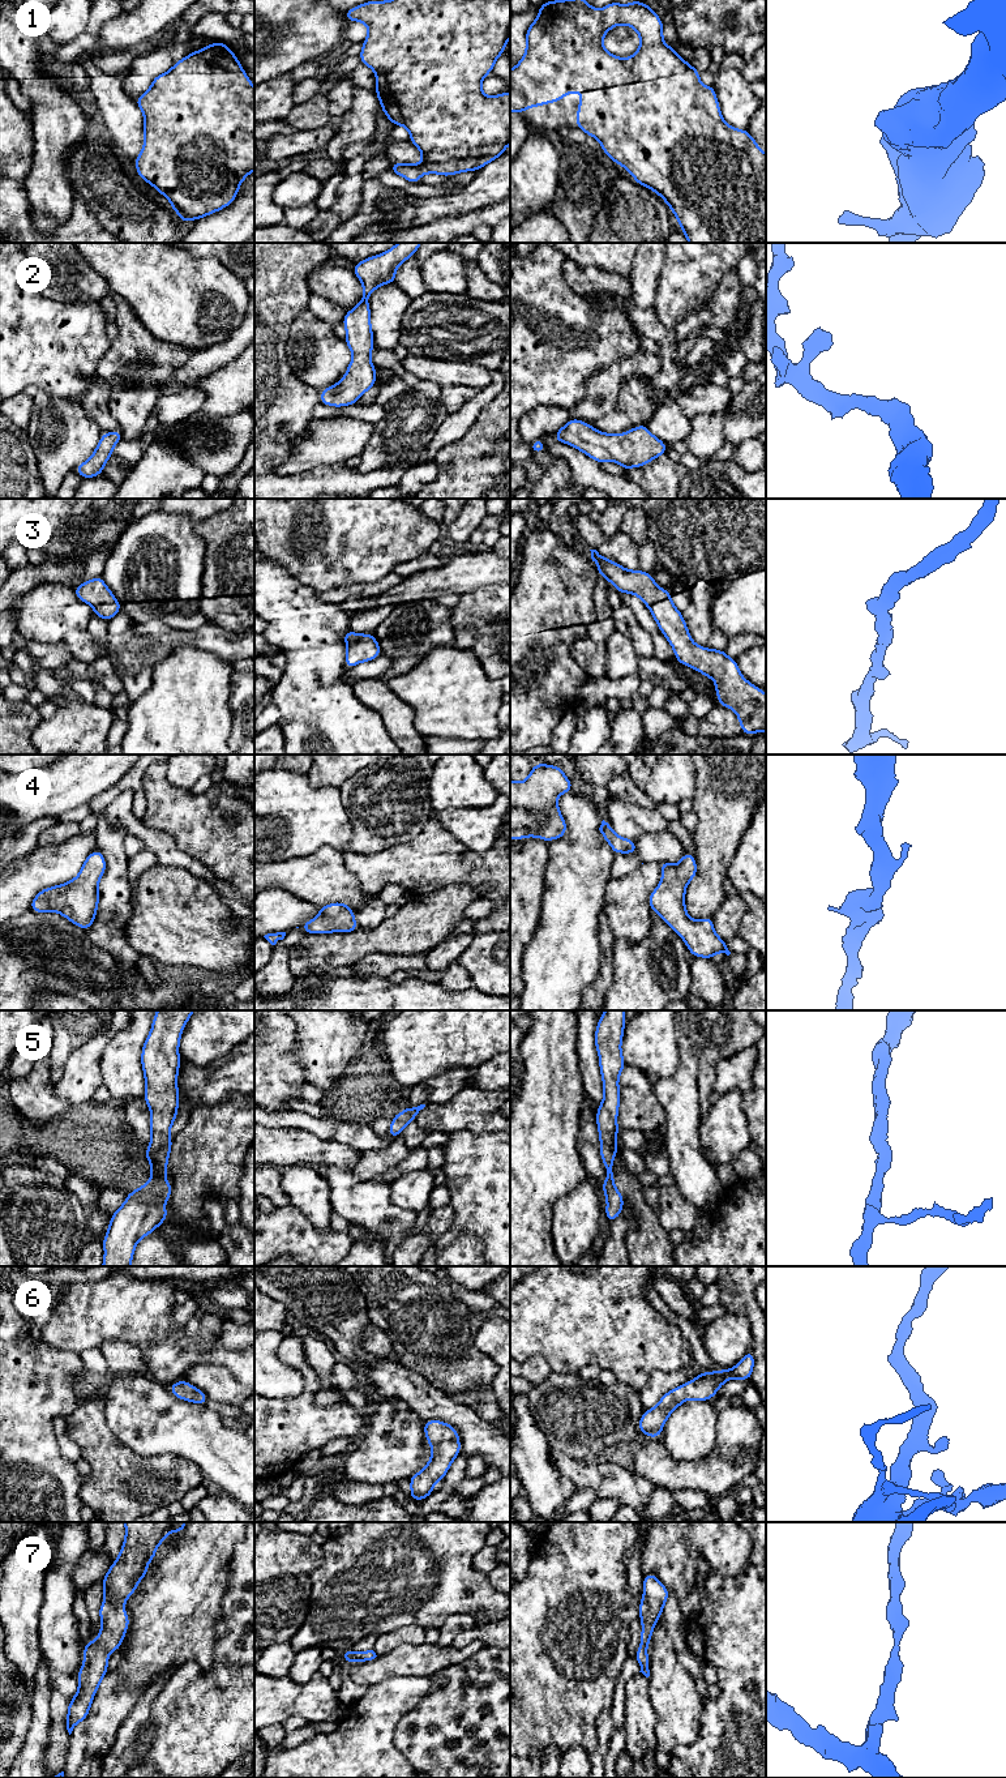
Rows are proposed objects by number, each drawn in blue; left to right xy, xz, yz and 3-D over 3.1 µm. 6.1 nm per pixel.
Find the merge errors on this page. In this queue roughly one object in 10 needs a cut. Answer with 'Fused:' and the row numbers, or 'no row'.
Fused: no row

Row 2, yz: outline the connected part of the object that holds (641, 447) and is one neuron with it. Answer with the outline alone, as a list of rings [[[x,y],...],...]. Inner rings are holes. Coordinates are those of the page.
[[[573,419],[560,428],[553,437],[583,452],[596,462],[613,461],[622,466],[641,467],[656,457],[667,453],[667,444],[656,439],[641,424],[624,433],[604,433],[586,422]]]

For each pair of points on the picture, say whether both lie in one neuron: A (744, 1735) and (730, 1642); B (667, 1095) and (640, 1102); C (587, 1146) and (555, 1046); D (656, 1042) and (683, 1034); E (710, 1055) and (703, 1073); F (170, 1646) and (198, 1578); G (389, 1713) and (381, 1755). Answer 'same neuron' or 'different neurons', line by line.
A: same neuron
B: different neurons
C: different neurons
D: different neurons
E: same neuron
F: same neuron
G: same neuron

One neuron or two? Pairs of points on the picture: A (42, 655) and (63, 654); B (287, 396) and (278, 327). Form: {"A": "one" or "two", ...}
{"A": "one", "B": "one"}

